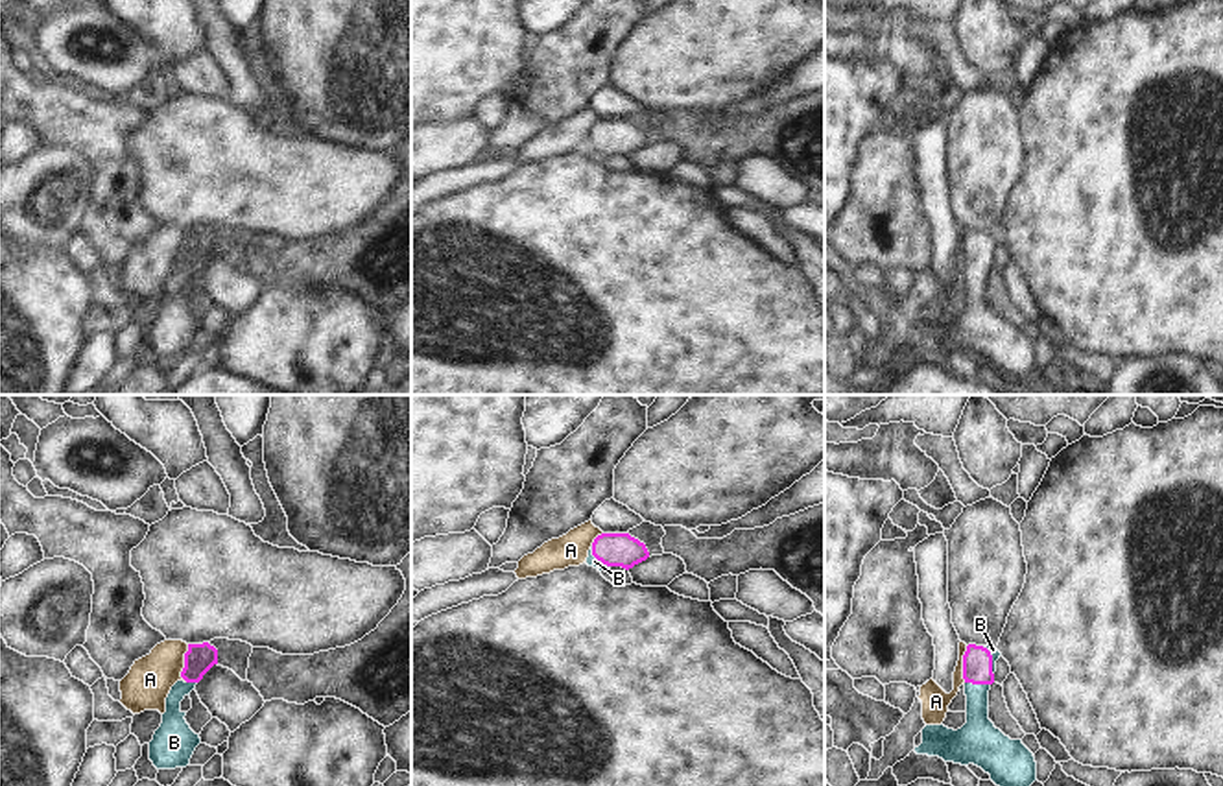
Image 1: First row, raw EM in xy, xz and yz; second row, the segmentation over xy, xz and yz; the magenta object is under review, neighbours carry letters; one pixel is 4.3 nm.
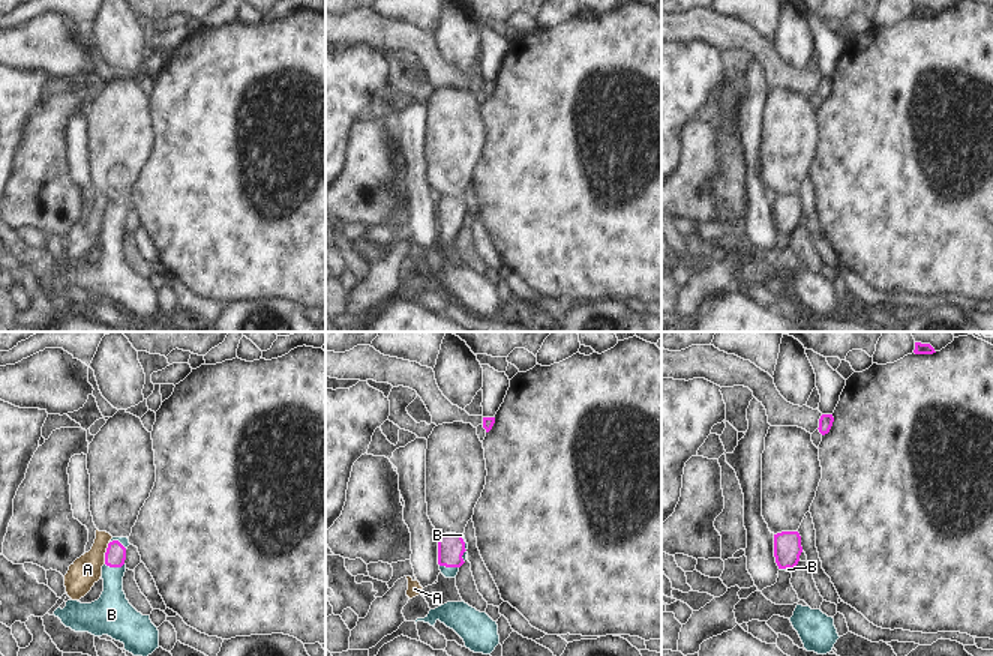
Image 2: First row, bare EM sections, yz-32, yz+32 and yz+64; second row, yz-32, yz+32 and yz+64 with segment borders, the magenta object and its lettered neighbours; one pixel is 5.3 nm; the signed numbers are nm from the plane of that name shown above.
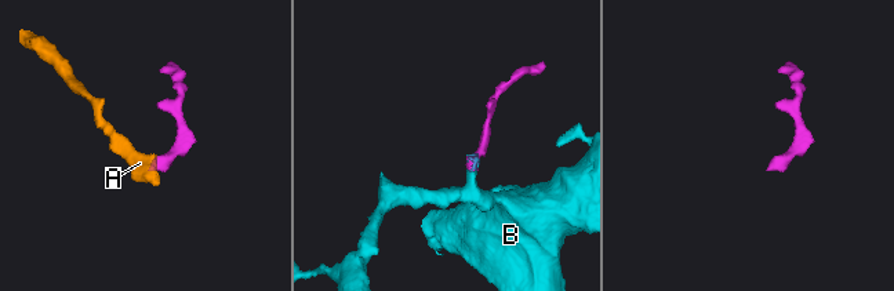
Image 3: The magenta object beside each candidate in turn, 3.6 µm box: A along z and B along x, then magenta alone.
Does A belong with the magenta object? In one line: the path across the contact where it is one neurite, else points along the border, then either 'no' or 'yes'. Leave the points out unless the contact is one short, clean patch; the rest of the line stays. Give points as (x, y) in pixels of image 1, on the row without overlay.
border along xy (189, 231), (181, 259), (185, 268); no

